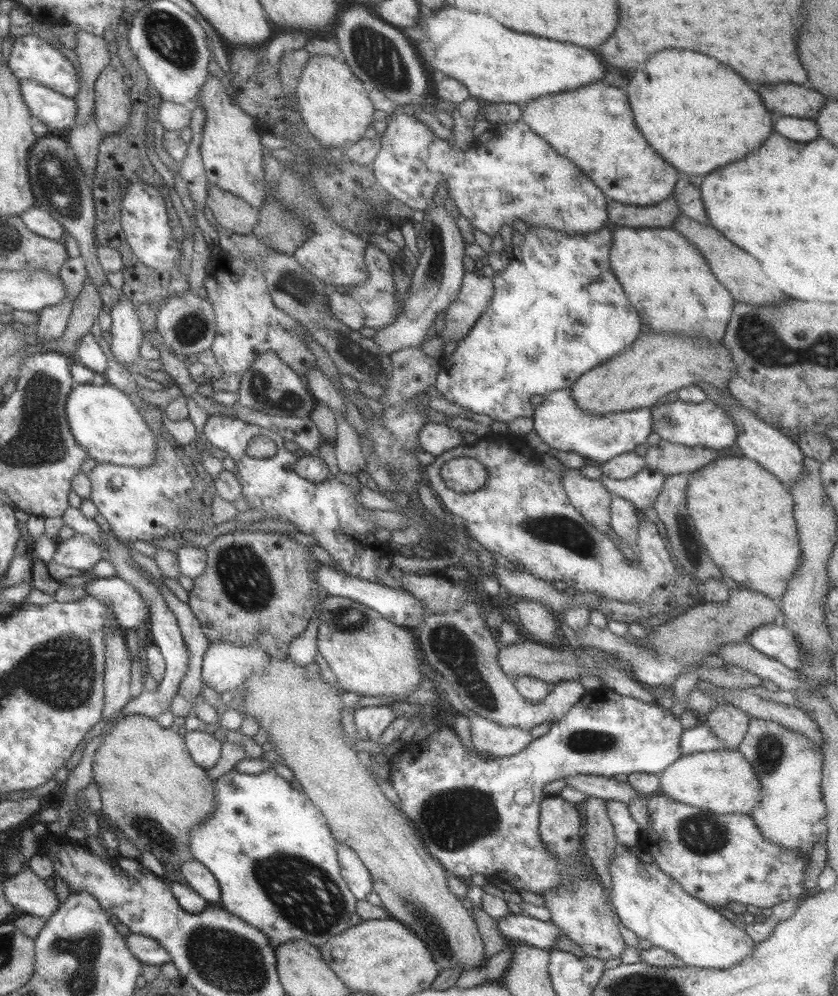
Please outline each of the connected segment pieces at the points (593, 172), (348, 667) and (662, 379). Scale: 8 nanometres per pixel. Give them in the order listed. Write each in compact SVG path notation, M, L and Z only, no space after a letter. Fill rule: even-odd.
M594 82L584 86L539 96L520 105L523 121L538 135L550 143L558 154L574 161L586 176L589 176L608 199L626 205L654 206L671 196L676 188L678 177L684 174L672 168L658 156L650 144L642 138L640 130L634 124L632 108L628 104L628 96L624 90L608 86L606 82Z
M320 593L321 597L318 599L318 604L316 604L316 613L319 621L319 631L317 636L317 647L319 648L320 654L325 658L328 666L331 668L334 675L336 675L337 683L344 688L344 690L353 693L356 692L359 696L396 696L398 699L402 696L406 696L416 690L418 685L422 682L425 677L423 670L423 663L418 660L416 655L416 646L418 644L416 635L410 632L409 628L400 626L399 624L394 624L389 620L386 620L377 610L366 606L365 604L356 602L355 600L350 600L349 598L344 598L342 596L332 596L328 594Z
M648 332L640 334L620 355L581 374L569 390L578 408L590 415L651 408L660 397L678 392L680 387L695 385L697 381L726 387L734 376L734 364L730 360L722 344L710 346L702 340Z

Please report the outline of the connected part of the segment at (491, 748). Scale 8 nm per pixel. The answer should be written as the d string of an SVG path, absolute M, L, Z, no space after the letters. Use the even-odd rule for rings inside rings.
M468 716L471 722L471 739L475 749L492 756L512 756L518 754L535 738L533 732L523 728L507 727L488 720L483 716Z

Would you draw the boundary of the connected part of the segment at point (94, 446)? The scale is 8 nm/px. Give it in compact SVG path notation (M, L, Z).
M86 383L71 388L66 402L66 419L76 443L84 448L96 463L118 466L152 466L156 460L156 439L150 433L140 410L130 397L111 383Z

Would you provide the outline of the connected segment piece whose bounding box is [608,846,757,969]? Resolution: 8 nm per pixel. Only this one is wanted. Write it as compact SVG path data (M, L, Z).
M621 846L610 865L612 890L608 892L608 896L625 927L635 932L640 939L646 939L653 946L664 948L667 952L674 954L684 966L726 969L732 968L744 958L752 956L757 944L752 942L752 938L746 934L746 930L738 928L734 922L725 918L717 909L711 908L694 896L687 894L682 886L662 872L656 863L642 862L638 859L639 851L639 848L625 851Z

